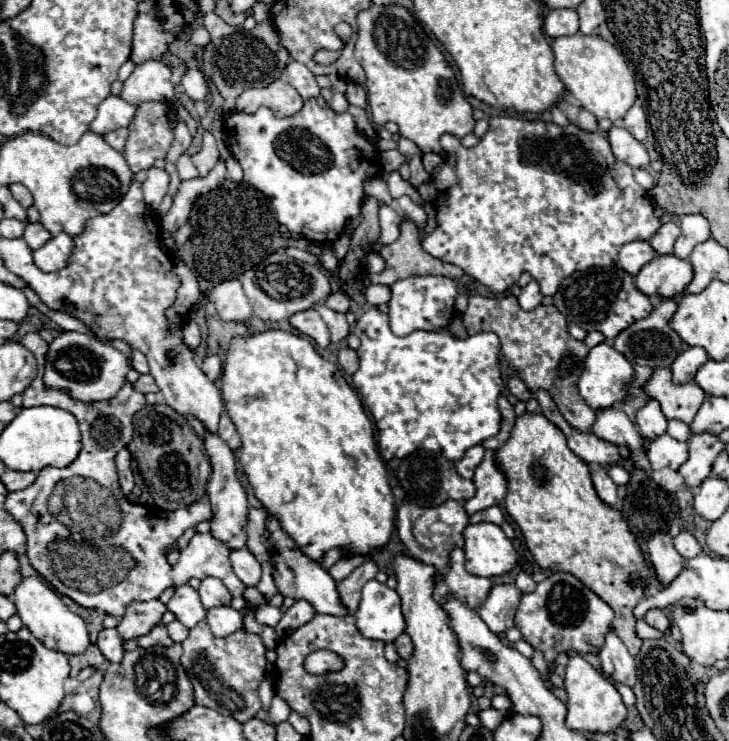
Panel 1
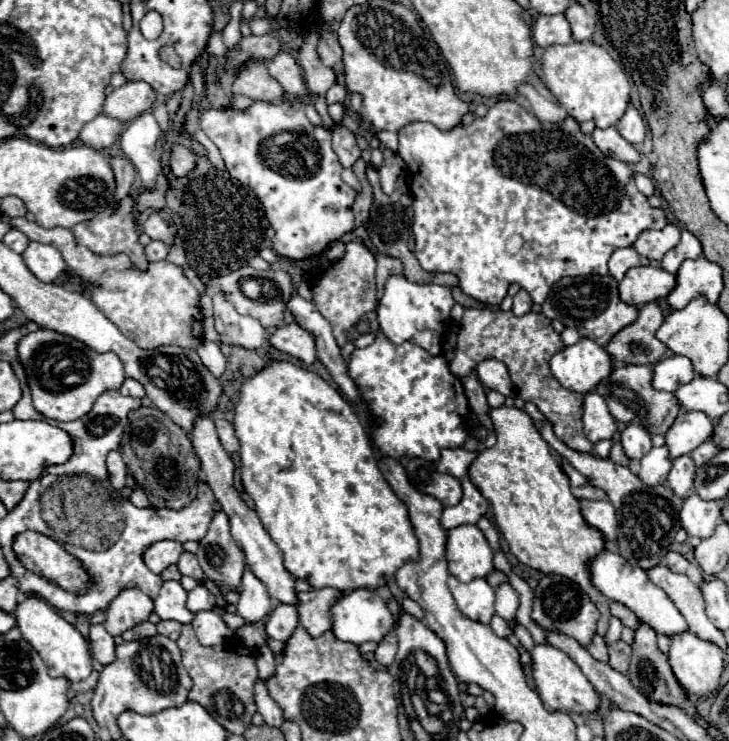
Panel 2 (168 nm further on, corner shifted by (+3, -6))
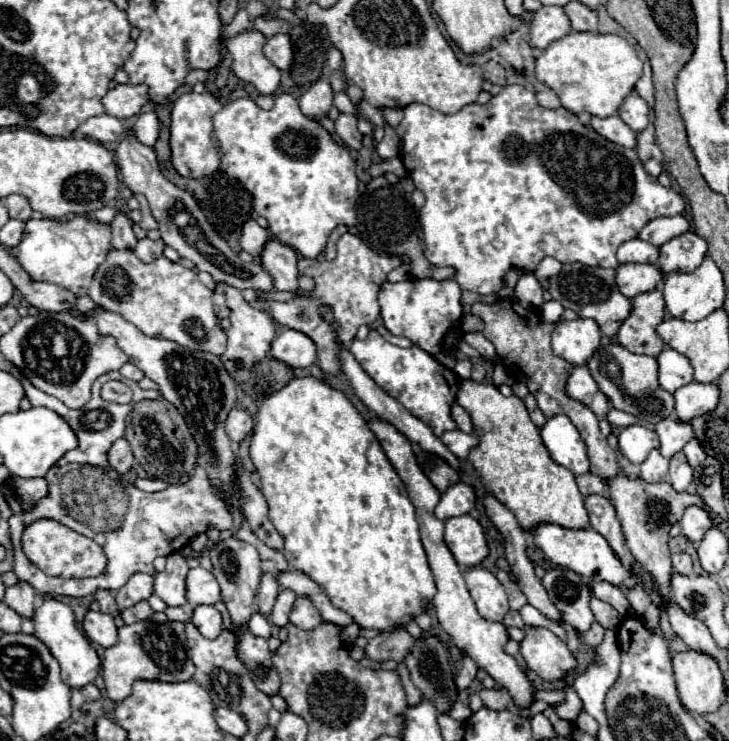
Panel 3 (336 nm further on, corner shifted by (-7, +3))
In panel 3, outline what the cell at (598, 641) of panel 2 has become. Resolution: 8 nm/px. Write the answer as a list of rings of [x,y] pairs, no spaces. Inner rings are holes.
[[[594,622],[594,624],[592,624],[592,628],[590,628],[588,632],[584,632],[584,634],[582,634],[582,640],[584,640],[590,648],[596,648],[596,646],[602,642],[604,632],[606,632],[606,630],[604,630],[598,622]]]

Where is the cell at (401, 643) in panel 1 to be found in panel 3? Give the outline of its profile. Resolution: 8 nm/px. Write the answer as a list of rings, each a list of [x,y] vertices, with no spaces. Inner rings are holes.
[[[406,630],[384,632],[384,634],[368,640],[368,646],[364,650],[366,650],[366,656],[372,660],[400,662],[404,658],[404,654],[408,652],[408,648],[412,646],[412,642],[414,642],[414,638]]]

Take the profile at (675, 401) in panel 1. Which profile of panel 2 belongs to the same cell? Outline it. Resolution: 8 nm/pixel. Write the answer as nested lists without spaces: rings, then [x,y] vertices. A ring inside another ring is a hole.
[[[648,365],[614,367],[612,373],[594,387],[594,391],[606,401],[616,421],[640,425],[650,435],[664,435],[664,429],[668,429],[668,425],[672,425],[680,413],[680,405],[676,405],[676,397],[672,393],[652,389],[652,367]]]

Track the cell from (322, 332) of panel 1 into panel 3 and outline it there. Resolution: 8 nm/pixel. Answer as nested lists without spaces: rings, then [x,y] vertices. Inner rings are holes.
[[[286,328],[274,338],[270,354],[292,368],[306,368],[316,362],[316,344],[310,340],[310,336]]]

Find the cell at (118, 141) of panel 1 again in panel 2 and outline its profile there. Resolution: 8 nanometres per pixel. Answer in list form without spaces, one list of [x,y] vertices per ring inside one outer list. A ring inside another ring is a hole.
[[[112,157],[112,171],[114,171],[114,179],[116,179],[116,203],[120,203],[124,197],[128,197],[130,185],[134,181],[134,169],[132,163],[124,157]]]

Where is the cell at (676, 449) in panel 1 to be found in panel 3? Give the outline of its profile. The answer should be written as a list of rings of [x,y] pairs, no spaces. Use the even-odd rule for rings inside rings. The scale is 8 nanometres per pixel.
[[[658,450],[650,452],[650,456],[640,464],[640,478],[646,482],[658,482],[666,478],[666,468],[670,468],[670,460],[664,458]]]

